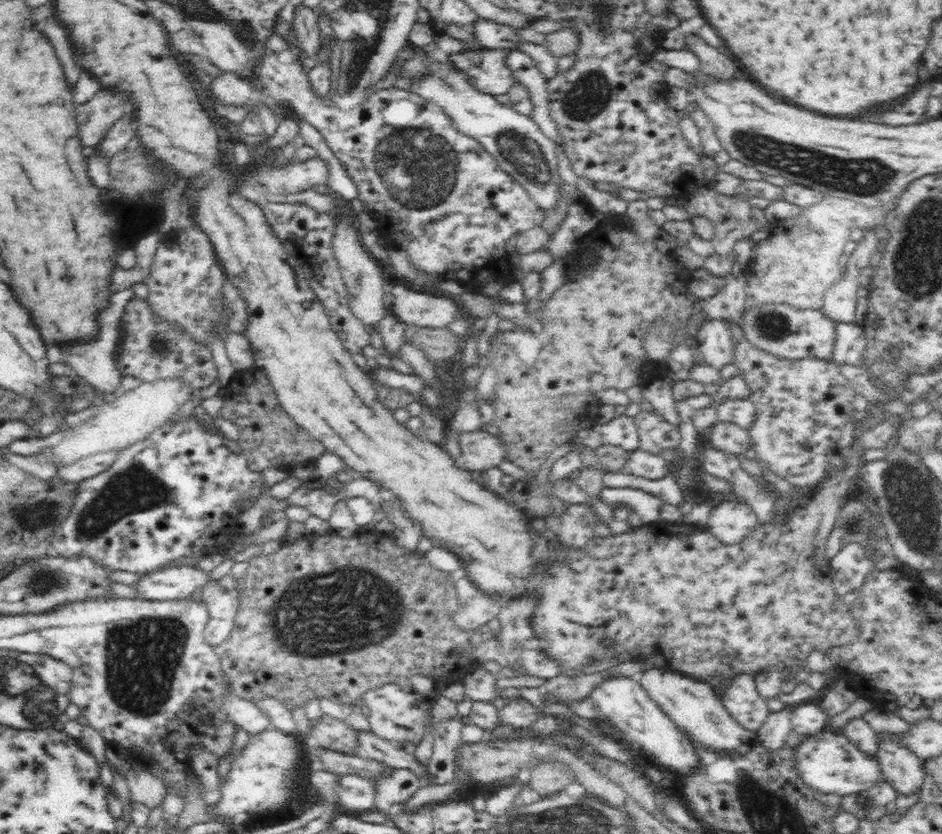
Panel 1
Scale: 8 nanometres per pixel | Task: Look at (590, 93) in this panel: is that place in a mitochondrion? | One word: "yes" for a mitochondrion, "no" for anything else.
yes

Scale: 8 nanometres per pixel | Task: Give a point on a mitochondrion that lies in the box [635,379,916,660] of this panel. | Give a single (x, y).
(854, 523)

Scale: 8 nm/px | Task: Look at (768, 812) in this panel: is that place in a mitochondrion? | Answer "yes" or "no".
yes

